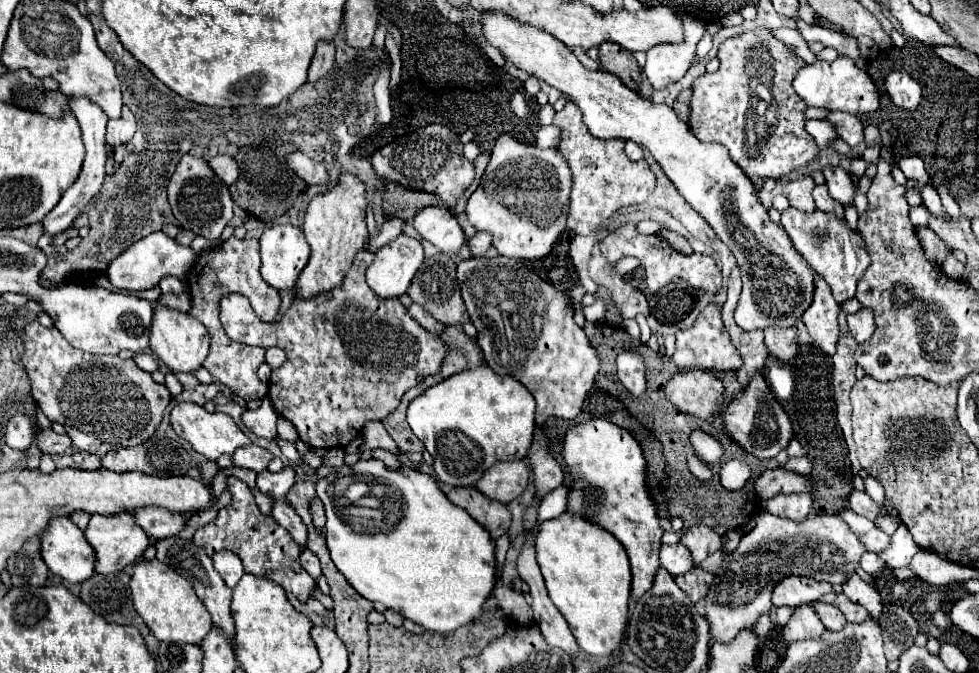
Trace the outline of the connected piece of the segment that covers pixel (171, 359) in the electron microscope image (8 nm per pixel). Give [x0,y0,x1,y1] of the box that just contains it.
[150,304,208,374]

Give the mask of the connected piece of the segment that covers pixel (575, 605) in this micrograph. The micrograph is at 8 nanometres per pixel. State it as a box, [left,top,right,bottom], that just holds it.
[536,512,630,656]

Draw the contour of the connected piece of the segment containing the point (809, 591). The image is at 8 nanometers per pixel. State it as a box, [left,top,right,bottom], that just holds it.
[772,576,830,606]

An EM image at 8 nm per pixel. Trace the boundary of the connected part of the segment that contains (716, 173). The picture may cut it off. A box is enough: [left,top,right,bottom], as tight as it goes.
[480,12,814,330]

